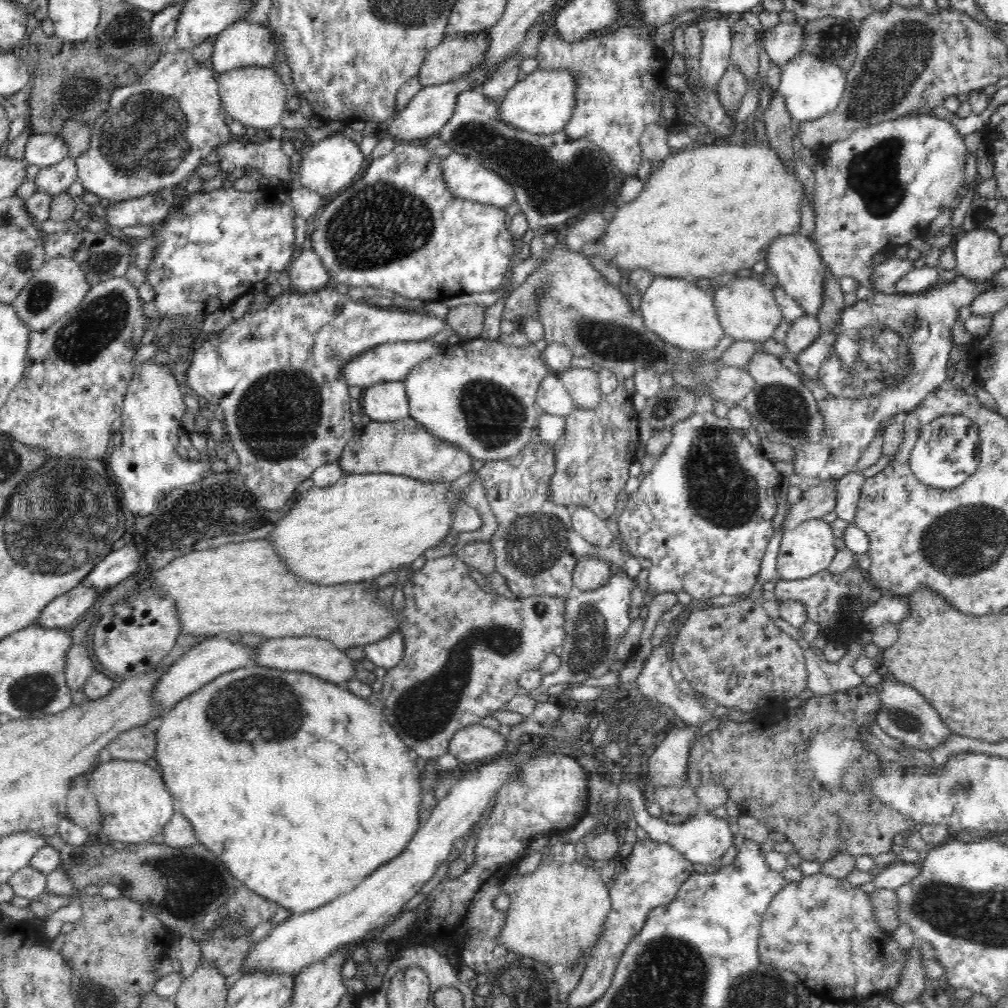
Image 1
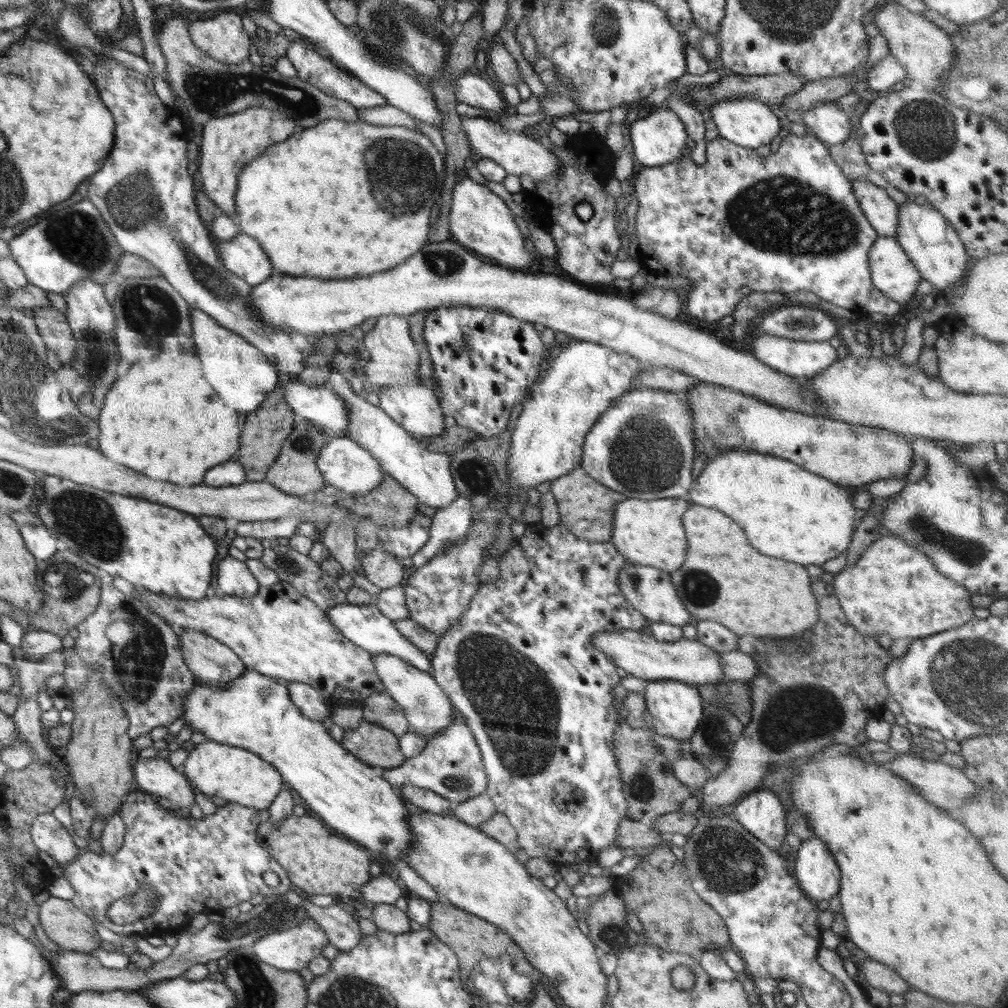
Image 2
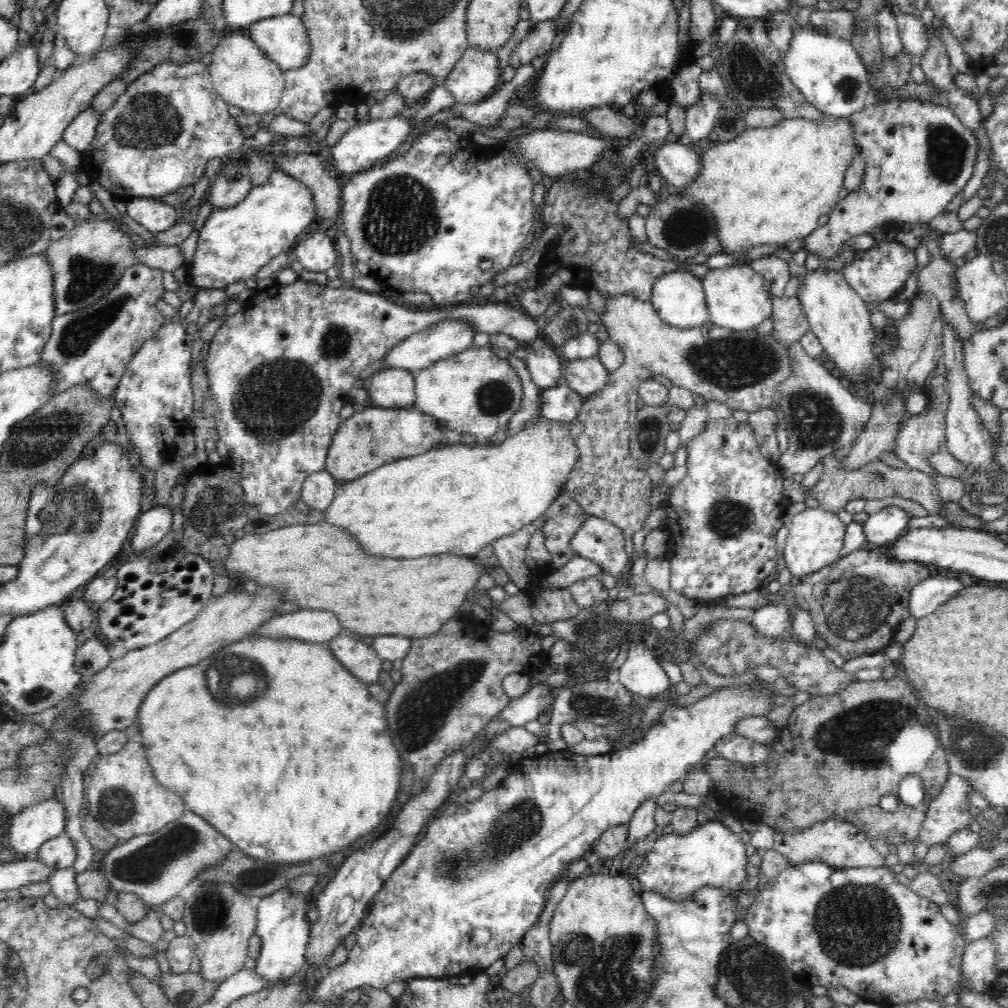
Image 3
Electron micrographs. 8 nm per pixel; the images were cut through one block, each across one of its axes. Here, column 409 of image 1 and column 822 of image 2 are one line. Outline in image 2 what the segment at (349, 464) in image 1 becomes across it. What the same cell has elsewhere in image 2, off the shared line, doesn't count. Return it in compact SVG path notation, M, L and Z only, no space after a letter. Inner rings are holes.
M698 383L682 392L686 394L686 402L694 421L692 430L694 430L694 442L696 442L695 450L698 450L696 456L704 458L707 463L728 450L750 450L750 452L755 450L791 460L804 470L819 474L836 484L856 489L883 478L906 477L914 460L913 449L904 437L886 429L847 424L839 420L829 420L820 415L809 416L770 405L758 398L710 383Z

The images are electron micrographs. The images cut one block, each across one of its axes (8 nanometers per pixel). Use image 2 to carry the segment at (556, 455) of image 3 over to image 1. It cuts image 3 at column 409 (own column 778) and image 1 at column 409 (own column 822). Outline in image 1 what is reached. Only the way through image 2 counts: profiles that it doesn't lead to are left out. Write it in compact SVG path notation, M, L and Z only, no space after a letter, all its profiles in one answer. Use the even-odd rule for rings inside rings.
M382 472L345 474L328 488L310 487L290 512L284 512L284 518L276 523L266 540L276 546L282 562L302 582L332 586L342 582L370 580L390 570L410 565L424 551L442 544L443 538L452 529L453 510L457 502L463 500L465 493L458 492L457 499L450 499L450 483L450 480L430 482Z

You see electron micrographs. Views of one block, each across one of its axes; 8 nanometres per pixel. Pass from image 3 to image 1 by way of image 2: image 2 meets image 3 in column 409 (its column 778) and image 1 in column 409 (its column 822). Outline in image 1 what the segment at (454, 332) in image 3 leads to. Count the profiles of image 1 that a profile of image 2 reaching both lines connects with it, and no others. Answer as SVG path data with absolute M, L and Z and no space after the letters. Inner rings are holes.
M431 340L384 343L352 357L343 366L340 376L348 386L359 386L363 389L380 382L402 381L412 368L441 350Z

